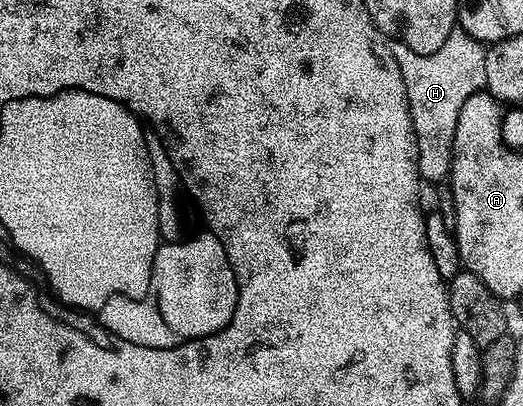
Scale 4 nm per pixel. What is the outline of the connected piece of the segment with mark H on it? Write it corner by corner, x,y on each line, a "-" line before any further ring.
463,28
452,29
450,38
434,50
434,54
418,54
400,40
388,44
398,70
402,70
402,82
406,86
406,98
410,106
410,118
418,142
418,170
421,181
439,185
449,179
452,170
452,147
458,130
458,113
466,98
485,91
486,48
480,41
470,38

